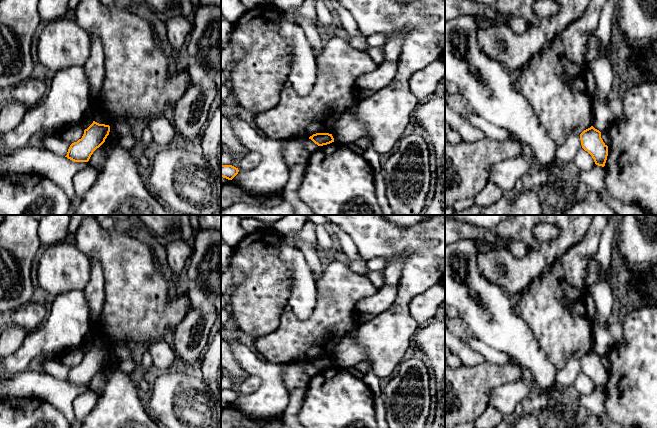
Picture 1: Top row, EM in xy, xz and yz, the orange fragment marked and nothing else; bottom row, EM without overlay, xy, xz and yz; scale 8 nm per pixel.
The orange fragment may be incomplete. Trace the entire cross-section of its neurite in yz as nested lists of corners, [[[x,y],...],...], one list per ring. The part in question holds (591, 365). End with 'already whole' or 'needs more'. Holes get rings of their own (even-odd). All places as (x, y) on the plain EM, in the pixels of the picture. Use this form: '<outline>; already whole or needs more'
[[[593,350],[580,358],[582,372],[587,375],[598,390],[605,390],[608,380],[608,370],[601,362],[601,356]]]; already whole

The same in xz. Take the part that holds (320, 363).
[[[316,357],[309,361],[318,370],[323,370],[334,366],[332,358],[329,357]]]; already whole

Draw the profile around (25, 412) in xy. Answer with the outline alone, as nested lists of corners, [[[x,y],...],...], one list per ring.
[[[37,398],[0,399],[0,428],[71,428],[65,415]]]

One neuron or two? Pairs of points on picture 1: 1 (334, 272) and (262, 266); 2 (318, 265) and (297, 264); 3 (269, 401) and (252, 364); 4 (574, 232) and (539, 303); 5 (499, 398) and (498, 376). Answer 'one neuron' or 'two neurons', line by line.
1: two neurons
2: two neurons
3: one neuron
4: two neurons
5: two neurons

